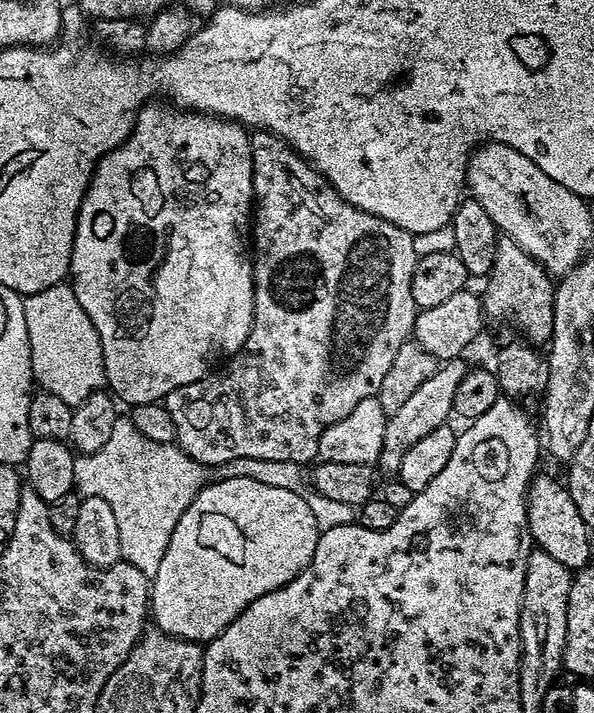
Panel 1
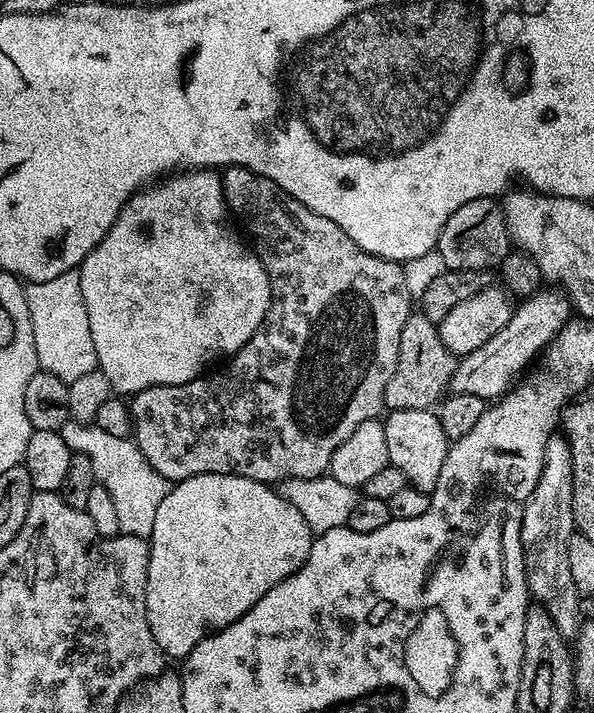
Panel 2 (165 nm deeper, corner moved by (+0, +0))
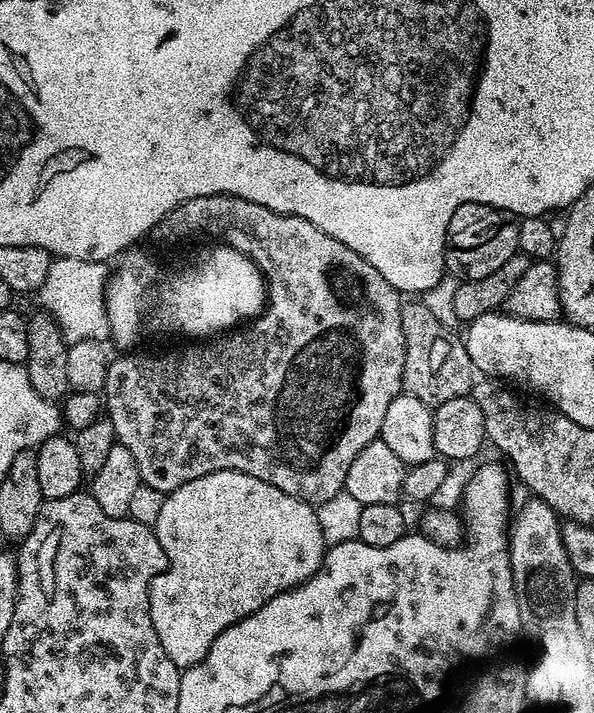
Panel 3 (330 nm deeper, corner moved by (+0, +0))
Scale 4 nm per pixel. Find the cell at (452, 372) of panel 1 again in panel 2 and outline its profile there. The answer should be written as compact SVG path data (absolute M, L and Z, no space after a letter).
M544 286L533 292L523 302L515 305L510 322L506 322L506 326L502 326L494 338L488 339L483 346L478 346L478 350L457 359L451 391L478 394L478 398L485 402L495 401L505 395L517 383L516 375L536 355L537 359L547 349L548 343L556 337L558 330L562 330L573 312L574 308L567 295L559 287Z

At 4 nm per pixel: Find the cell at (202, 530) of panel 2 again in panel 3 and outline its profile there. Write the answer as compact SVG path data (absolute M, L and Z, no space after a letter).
M230 470L194 478L194 482L186 482L186 486L167 493L154 531L168 559L168 570L159 572L148 587L150 618L162 650L181 670L202 662L222 630L254 614L270 598L306 582L318 570L326 551L322 526L318 526L313 505L282 494L278 486L270 486L262 478Z

